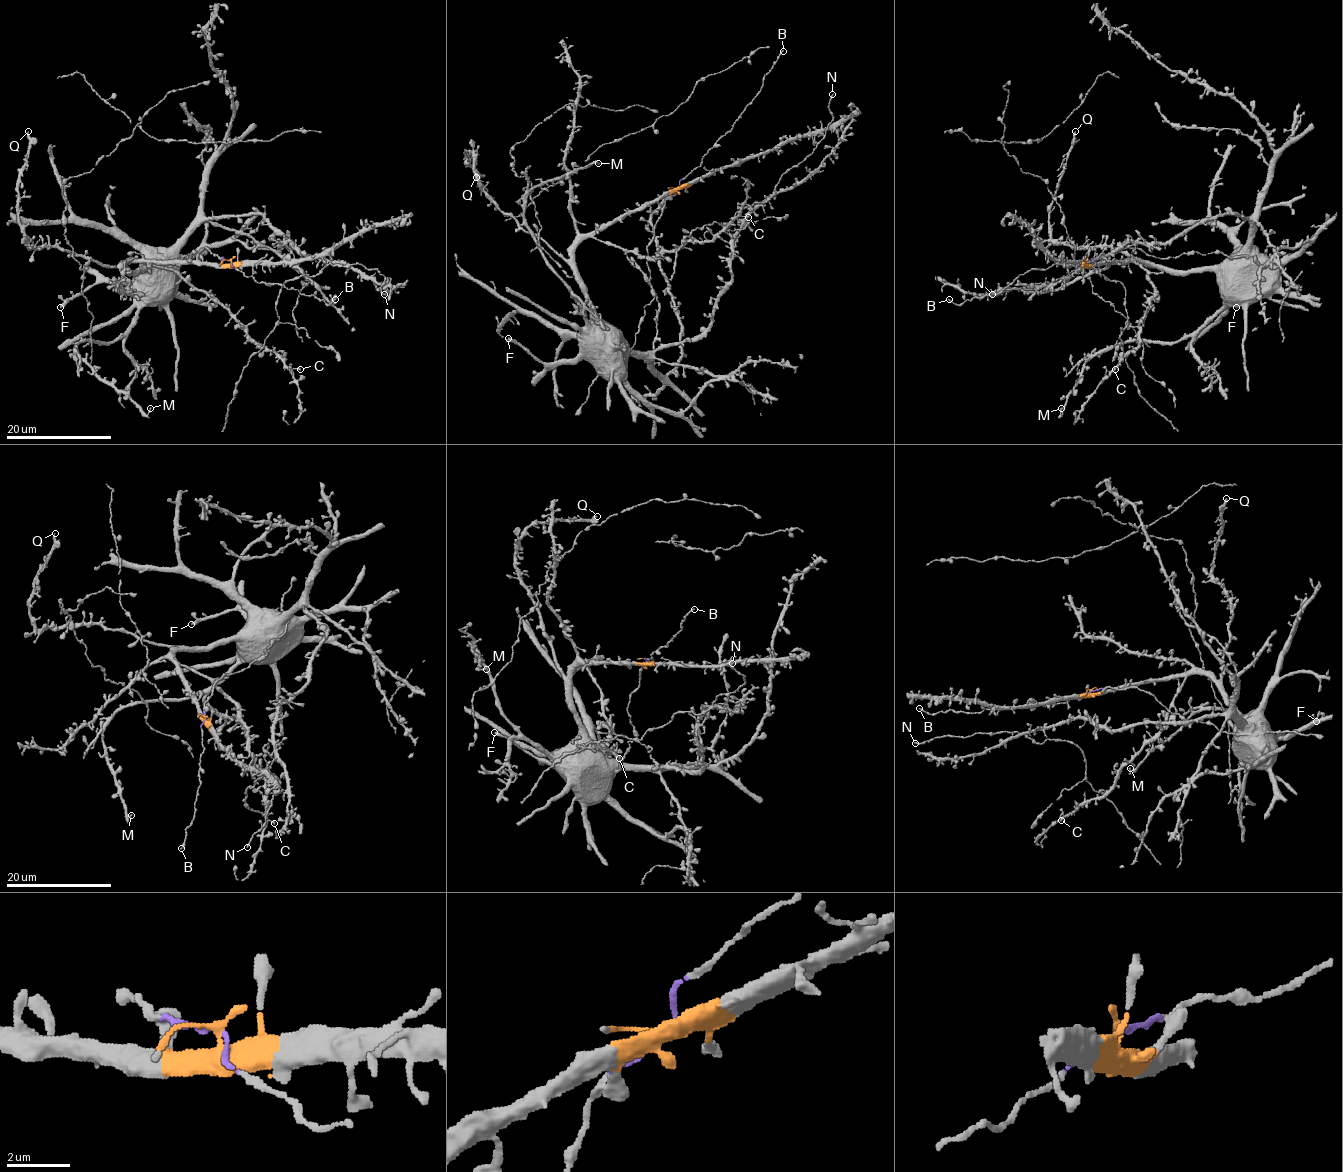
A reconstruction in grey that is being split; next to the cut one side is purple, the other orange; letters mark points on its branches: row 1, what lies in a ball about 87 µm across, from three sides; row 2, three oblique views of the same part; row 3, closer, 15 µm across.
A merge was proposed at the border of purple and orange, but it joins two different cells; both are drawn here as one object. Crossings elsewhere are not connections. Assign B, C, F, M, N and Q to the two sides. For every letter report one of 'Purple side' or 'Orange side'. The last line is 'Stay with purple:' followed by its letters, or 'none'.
B: Purple side
C: Orange side
F: Orange side
M: Orange side
N: Orange side
Q: Orange side
Stay with purple: B

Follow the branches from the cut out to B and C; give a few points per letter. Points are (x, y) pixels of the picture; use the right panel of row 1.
B: (1087, 260), (1067, 276), (1051, 283), (1027, 284), (960, 304), (954, 304), (948, 299)
C: (1087, 260), (1088, 264), (1134, 262), (1147, 272), (1154, 288), (1147, 314), (1139, 324), (1139, 342), (1114, 370)

